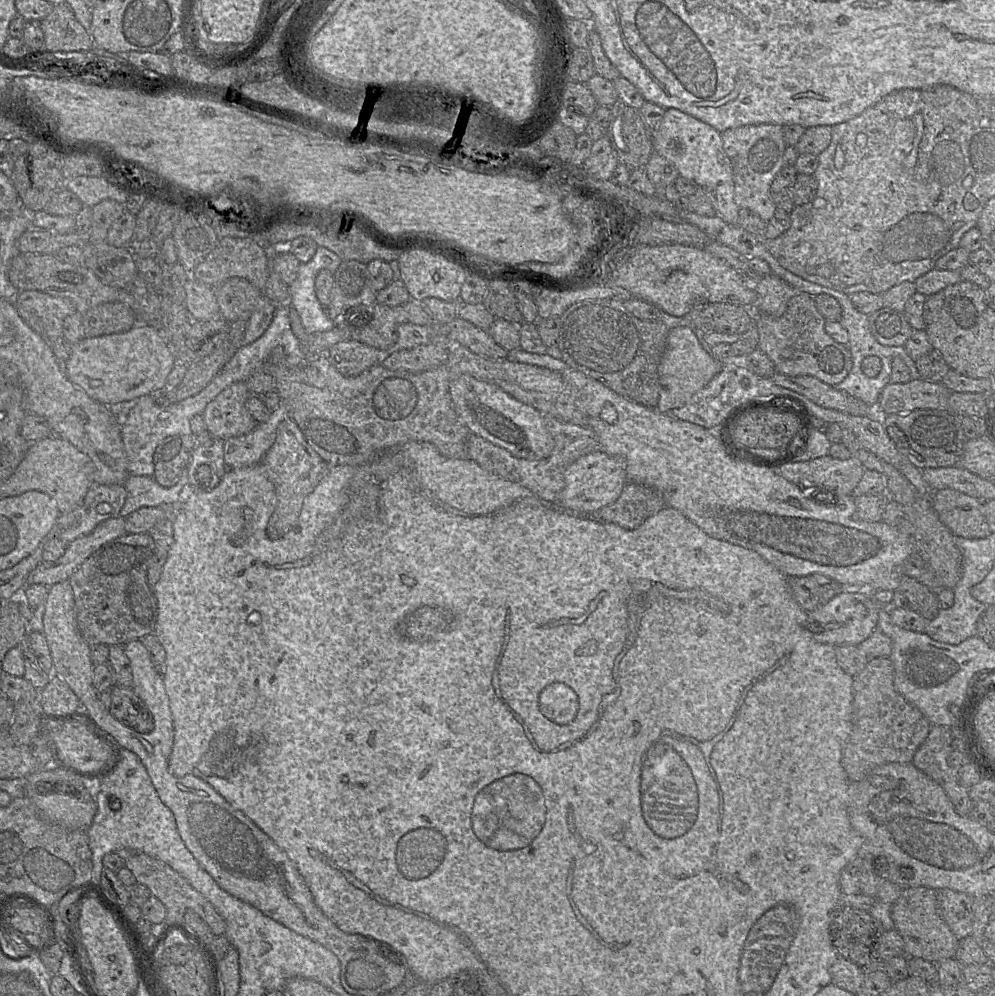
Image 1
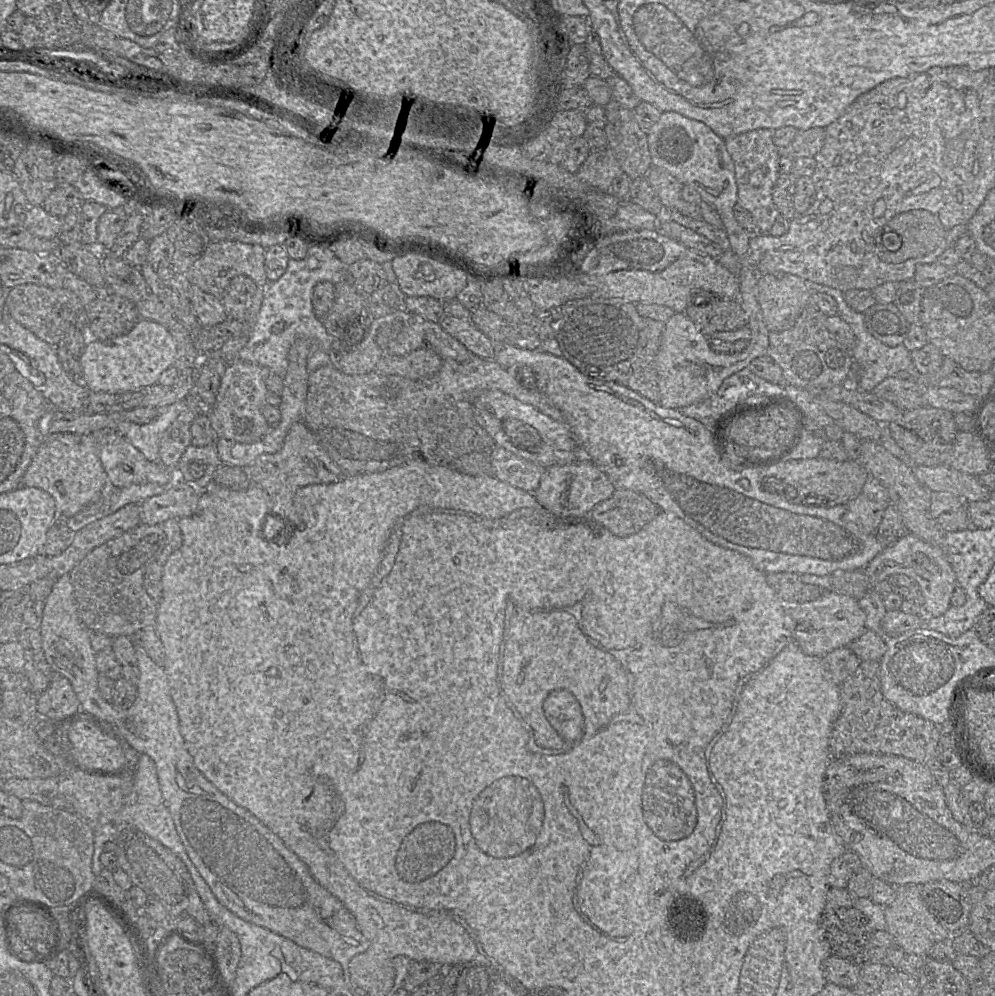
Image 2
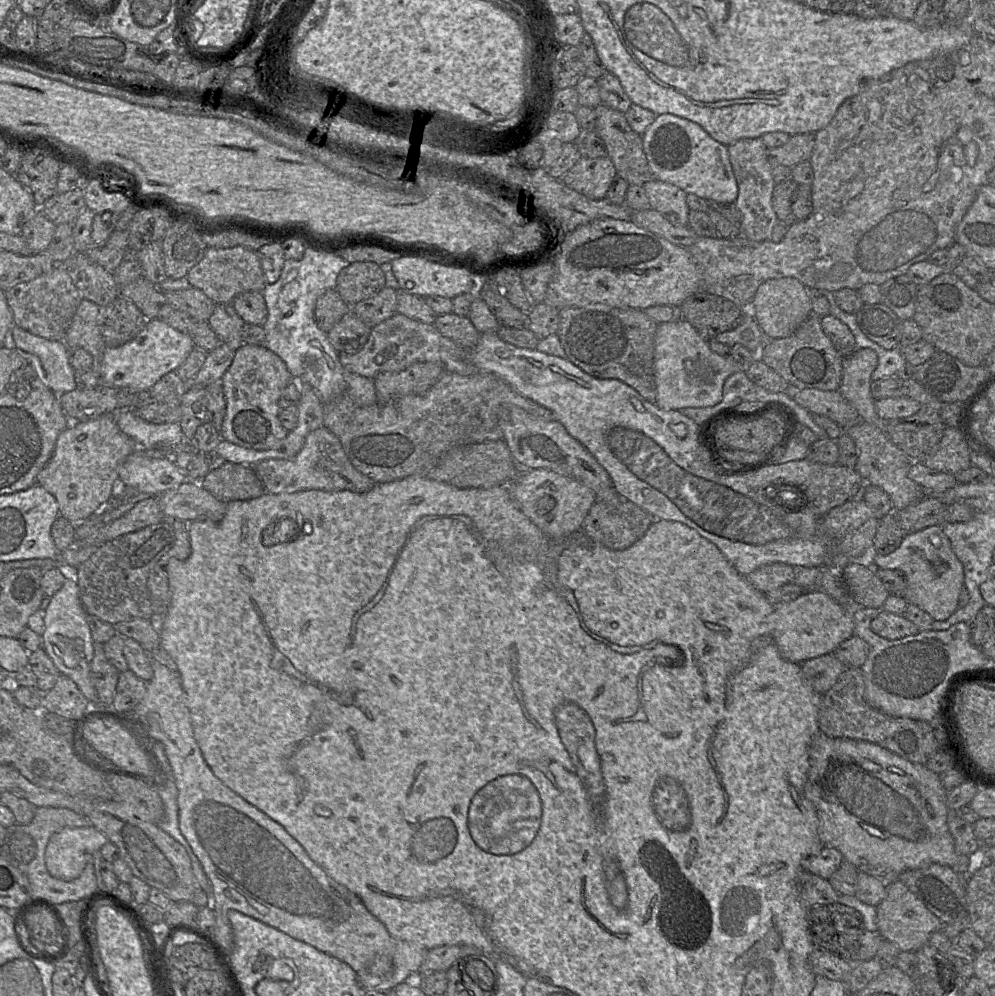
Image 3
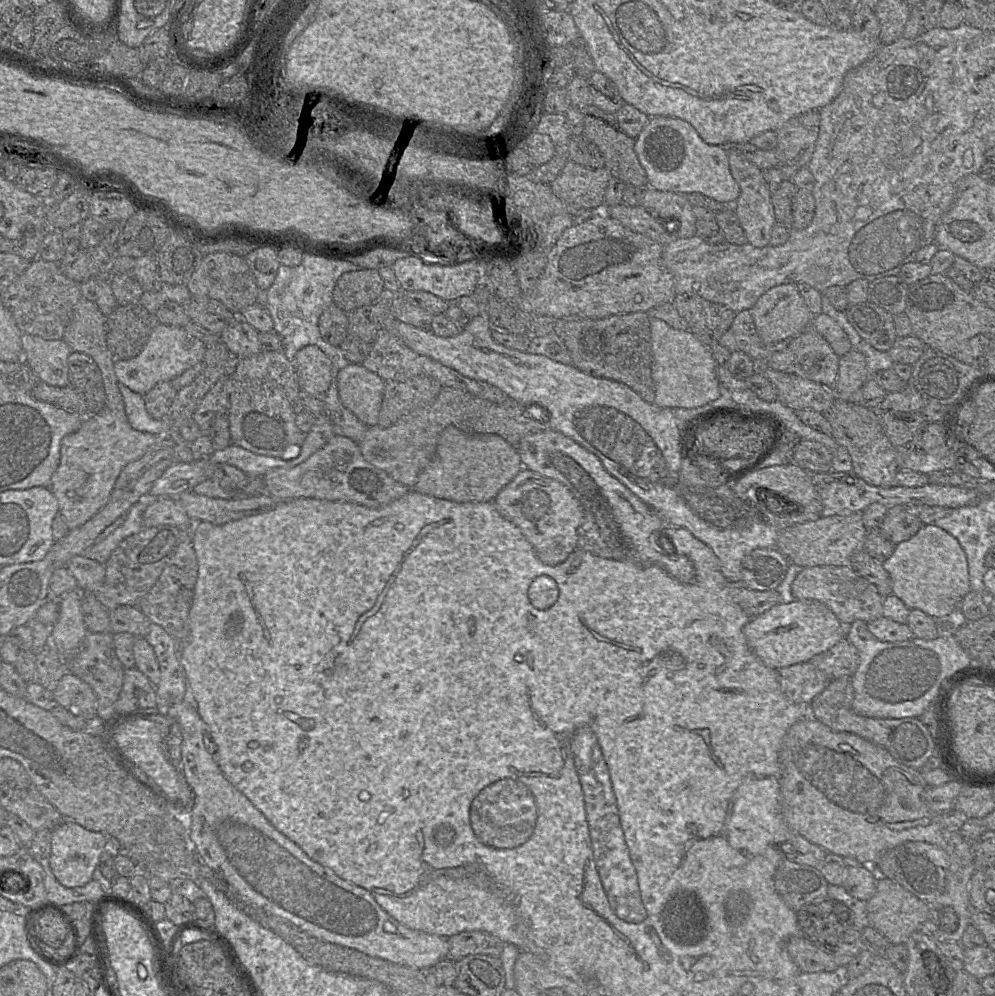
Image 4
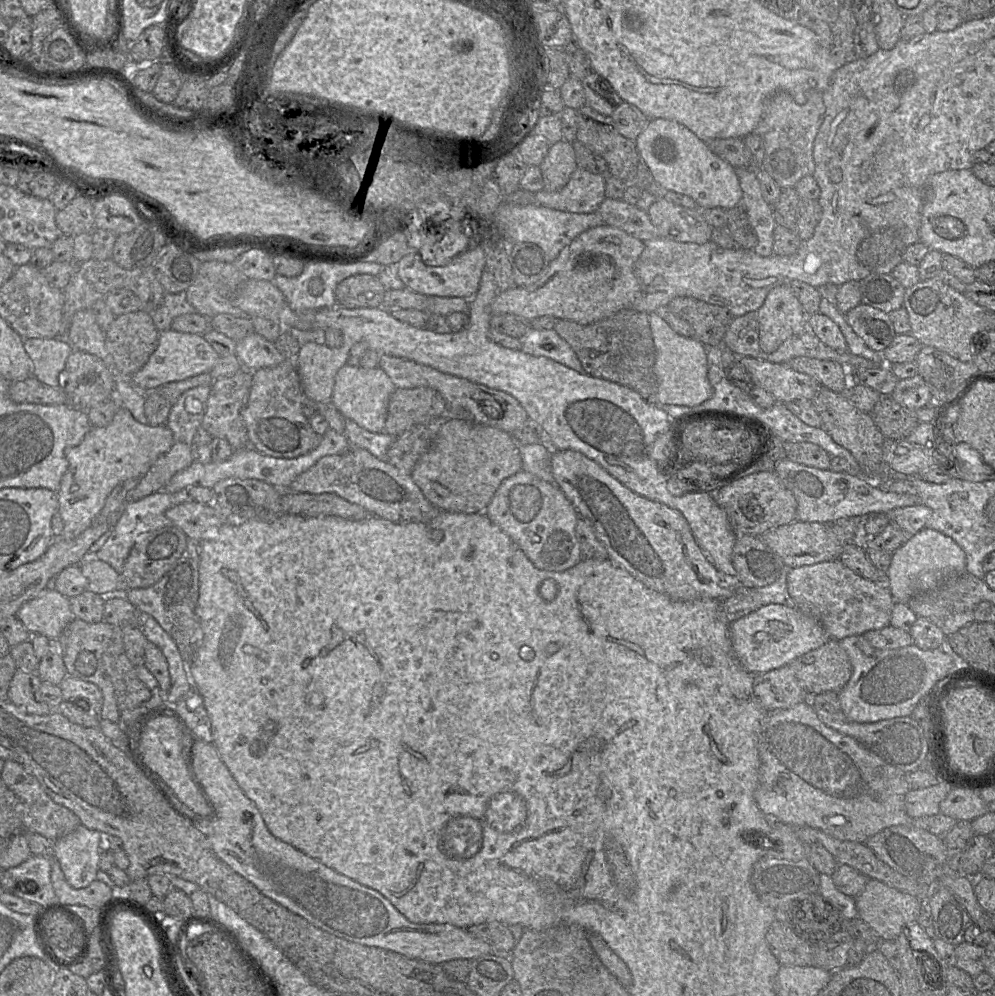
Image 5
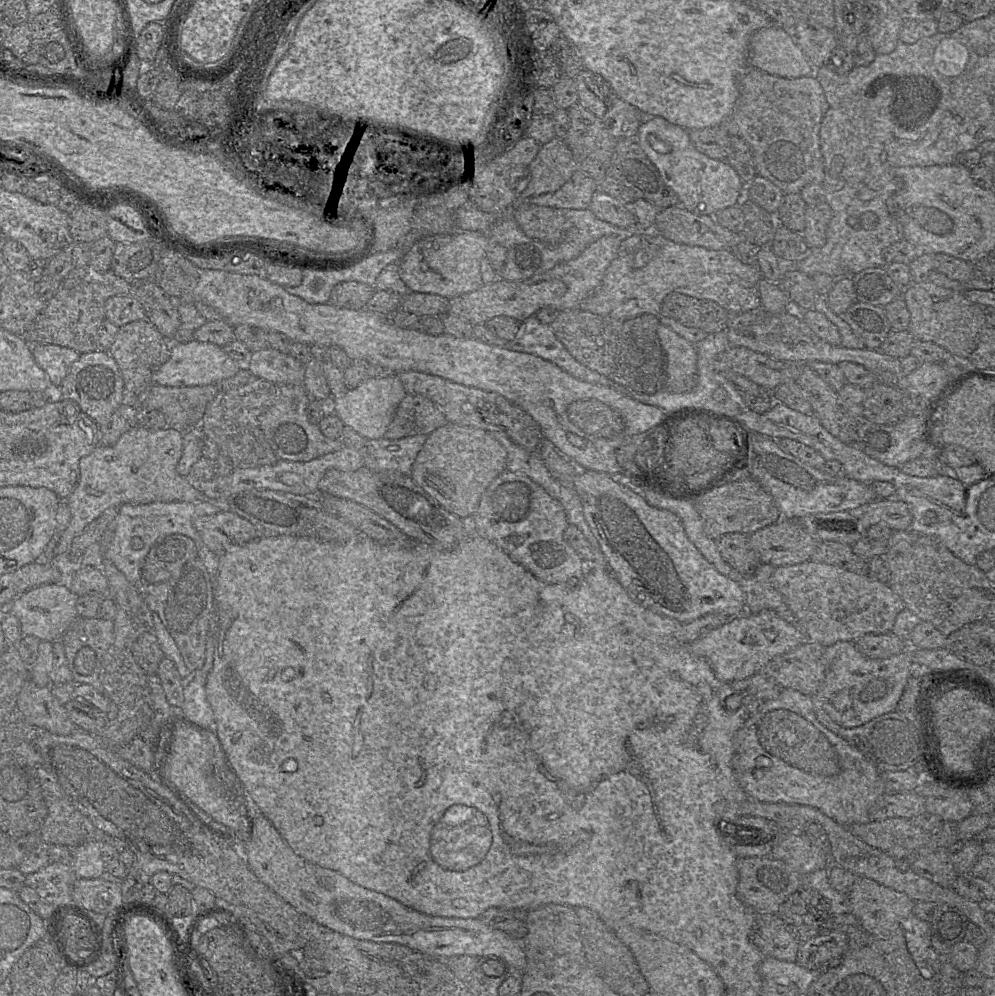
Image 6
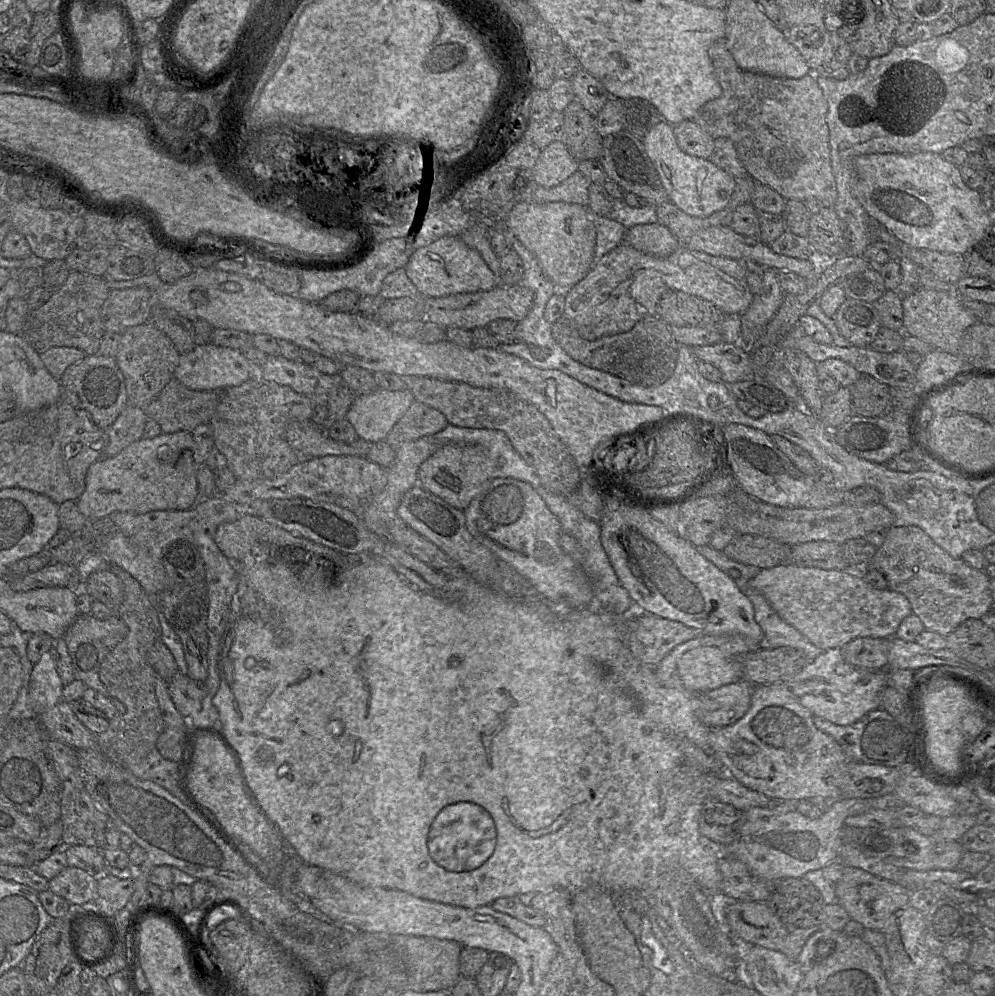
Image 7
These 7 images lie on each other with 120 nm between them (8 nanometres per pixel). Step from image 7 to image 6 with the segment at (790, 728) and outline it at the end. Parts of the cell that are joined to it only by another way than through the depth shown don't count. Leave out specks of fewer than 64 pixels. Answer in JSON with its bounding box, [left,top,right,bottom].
[731,688,885,827]

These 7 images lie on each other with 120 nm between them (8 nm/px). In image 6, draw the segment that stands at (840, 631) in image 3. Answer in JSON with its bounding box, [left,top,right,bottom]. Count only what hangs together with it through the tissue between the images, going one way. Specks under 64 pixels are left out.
[691,609,807,683]

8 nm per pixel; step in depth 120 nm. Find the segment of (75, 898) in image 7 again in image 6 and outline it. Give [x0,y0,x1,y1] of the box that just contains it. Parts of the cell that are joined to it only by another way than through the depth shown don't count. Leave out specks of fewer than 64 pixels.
[25,862,76,905]

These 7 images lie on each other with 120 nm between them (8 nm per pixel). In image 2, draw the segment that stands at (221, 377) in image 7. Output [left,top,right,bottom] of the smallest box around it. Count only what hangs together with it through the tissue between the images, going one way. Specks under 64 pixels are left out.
[78,319,176,393]

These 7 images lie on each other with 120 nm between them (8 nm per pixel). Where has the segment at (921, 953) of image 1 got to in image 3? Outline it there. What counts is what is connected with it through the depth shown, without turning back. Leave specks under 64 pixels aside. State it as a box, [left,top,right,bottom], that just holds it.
[876,879,942,952]

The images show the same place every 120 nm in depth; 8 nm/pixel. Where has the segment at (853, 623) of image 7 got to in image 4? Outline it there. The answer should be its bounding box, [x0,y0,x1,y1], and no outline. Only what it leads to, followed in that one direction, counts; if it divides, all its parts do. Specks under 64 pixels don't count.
[791,565,883,626]

